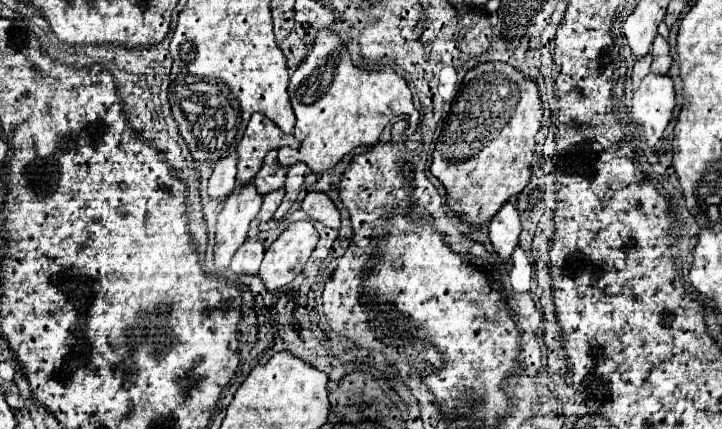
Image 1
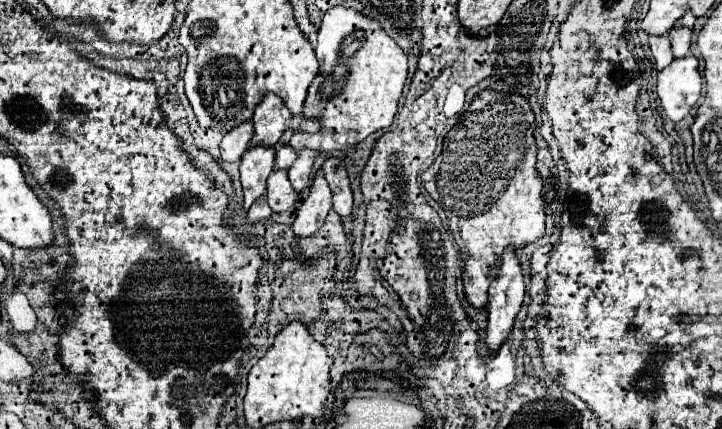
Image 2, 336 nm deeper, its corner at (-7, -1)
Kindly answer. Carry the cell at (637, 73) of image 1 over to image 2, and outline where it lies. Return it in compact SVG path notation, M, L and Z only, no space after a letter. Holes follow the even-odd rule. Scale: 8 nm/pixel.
M650 36L650 48L652 48L652 54L654 54L658 70L666 68L674 60L668 36Z

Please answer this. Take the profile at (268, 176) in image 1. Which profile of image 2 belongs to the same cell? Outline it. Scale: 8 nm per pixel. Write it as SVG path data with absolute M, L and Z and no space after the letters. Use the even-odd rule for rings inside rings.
M288 130L282 134L282 138L274 144L276 150L276 168L286 170L292 166L292 160L296 160L296 150L290 146L290 138L292 138L294 130Z

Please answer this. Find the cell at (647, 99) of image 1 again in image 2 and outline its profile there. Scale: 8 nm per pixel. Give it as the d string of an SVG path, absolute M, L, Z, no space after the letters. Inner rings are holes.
M694 54L686 58L676 58L668 68L660 70L656 92L662 100L666 116L672 122L680 122L696 104L702 92L698 58Z

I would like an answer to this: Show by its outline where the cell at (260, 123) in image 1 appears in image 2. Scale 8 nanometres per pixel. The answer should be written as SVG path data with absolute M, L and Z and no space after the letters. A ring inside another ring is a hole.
M270 94L264 96L264 100L256 106L254 110L254 136L250 140L250 146L274 146L278 142L278 138L284 134L284 130L292 128L292 130L300 130L300 132L318 132L320 130L320 122L306 118L304 114L300 116L292 116L288 112L288 108L284 106L284 102L276 96Z

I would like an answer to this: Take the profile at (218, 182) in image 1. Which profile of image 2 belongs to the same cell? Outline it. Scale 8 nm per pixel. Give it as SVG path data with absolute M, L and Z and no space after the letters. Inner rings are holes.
M244 122L232 130L228 130L220 142L220 152L222 152L222 160L226 162L238 162L242 158L242 154L250 148L250 138L252 138L254 130L252 130L252 122Z

